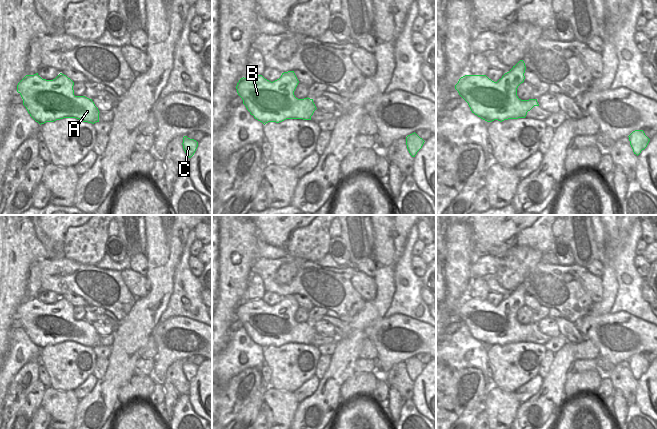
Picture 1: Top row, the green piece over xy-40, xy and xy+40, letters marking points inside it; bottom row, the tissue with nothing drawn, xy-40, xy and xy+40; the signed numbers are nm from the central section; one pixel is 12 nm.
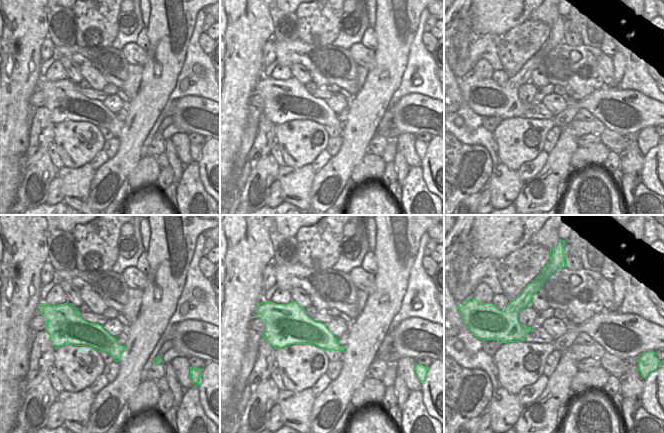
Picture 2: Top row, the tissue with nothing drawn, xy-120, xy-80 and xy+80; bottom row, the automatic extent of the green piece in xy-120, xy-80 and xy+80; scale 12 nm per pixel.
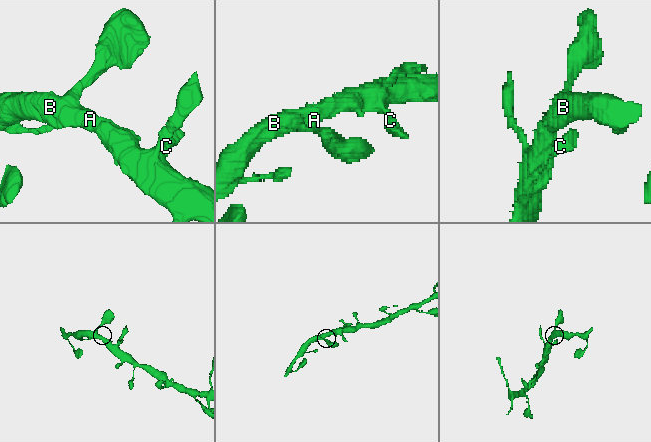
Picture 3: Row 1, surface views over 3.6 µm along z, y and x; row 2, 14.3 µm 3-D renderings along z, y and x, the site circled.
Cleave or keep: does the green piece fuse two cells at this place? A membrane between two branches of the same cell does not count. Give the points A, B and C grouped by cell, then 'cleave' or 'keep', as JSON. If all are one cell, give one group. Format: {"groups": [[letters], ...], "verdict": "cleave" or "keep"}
{"groups": [["A", "B", "C"]], "verdict": "keep"}

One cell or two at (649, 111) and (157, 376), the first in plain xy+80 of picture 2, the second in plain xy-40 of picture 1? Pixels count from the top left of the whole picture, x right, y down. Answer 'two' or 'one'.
one

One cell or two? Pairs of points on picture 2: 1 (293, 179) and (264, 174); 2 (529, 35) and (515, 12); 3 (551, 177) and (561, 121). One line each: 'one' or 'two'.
1: two
2: two
3: two

